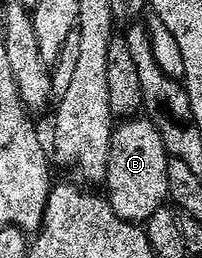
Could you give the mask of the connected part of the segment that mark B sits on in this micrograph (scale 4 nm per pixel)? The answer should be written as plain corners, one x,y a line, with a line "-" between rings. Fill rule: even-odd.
126,118
113,125
108,146
104,195
120,218
144,222
168,200
168,153
148,118

